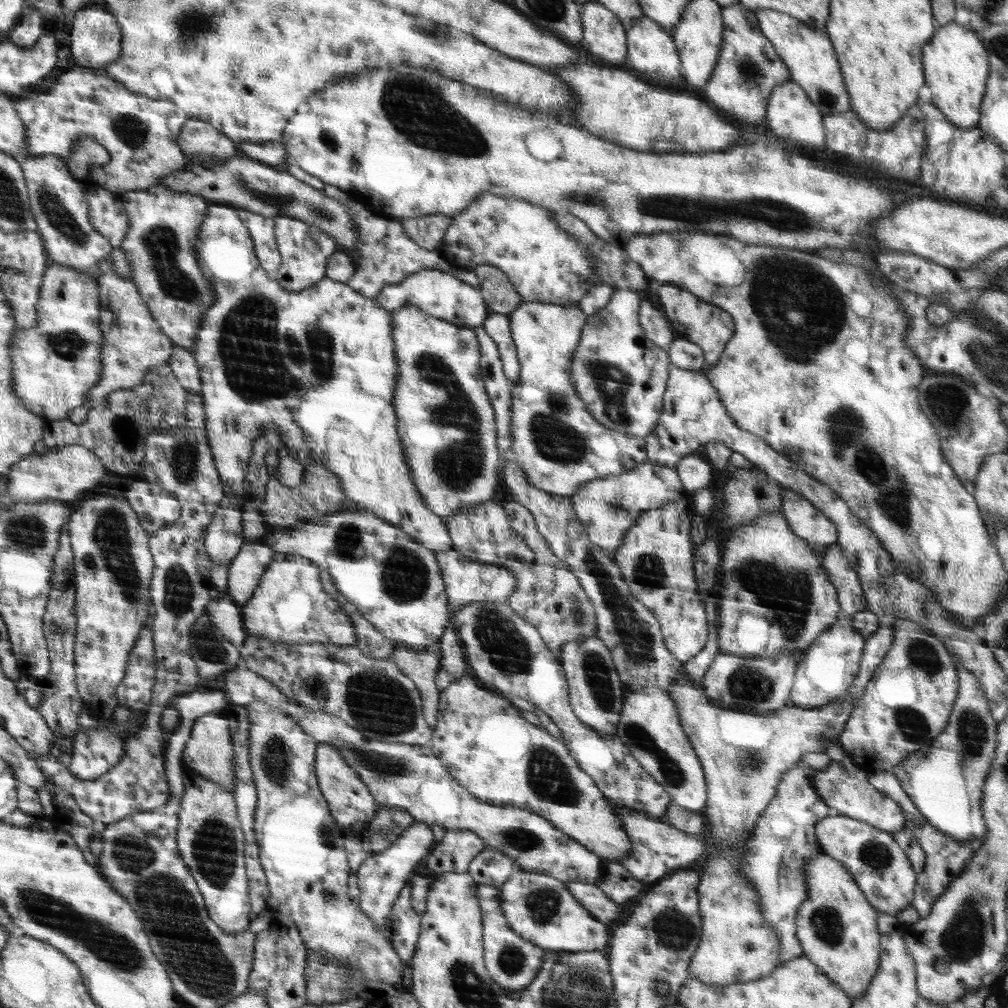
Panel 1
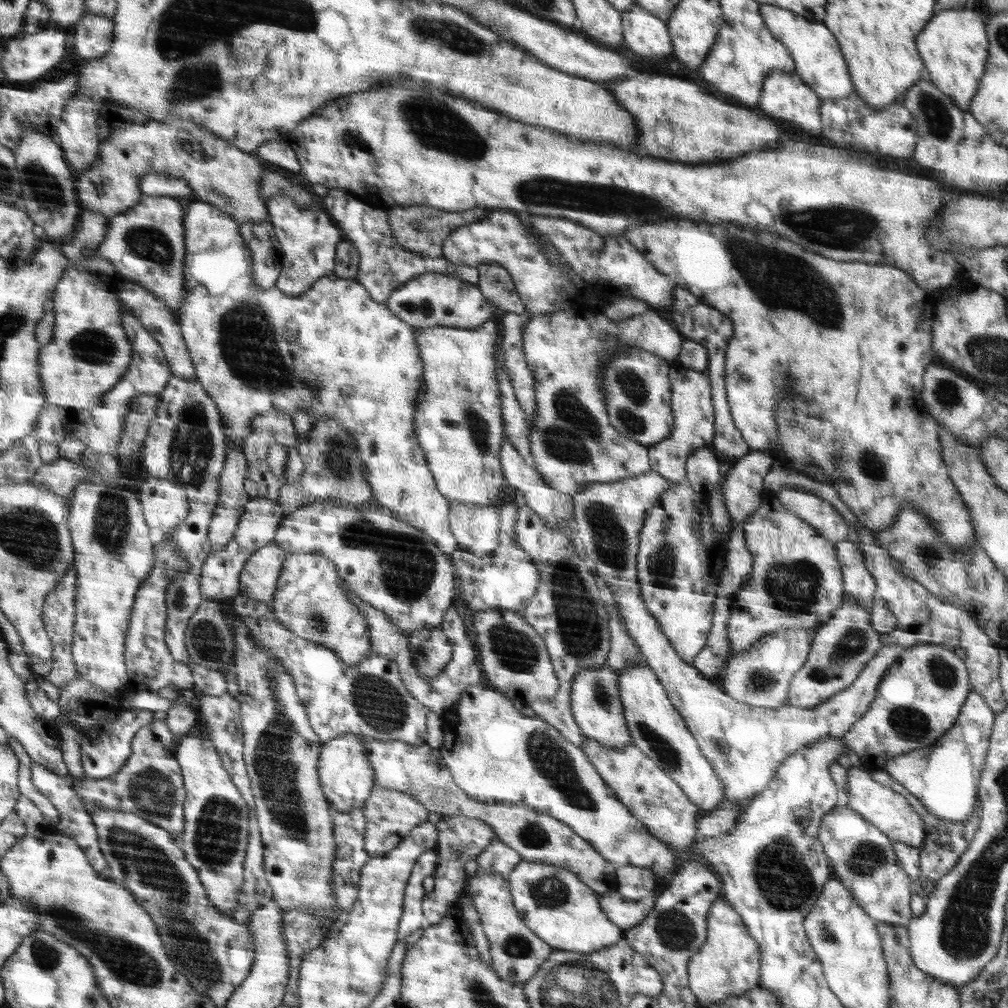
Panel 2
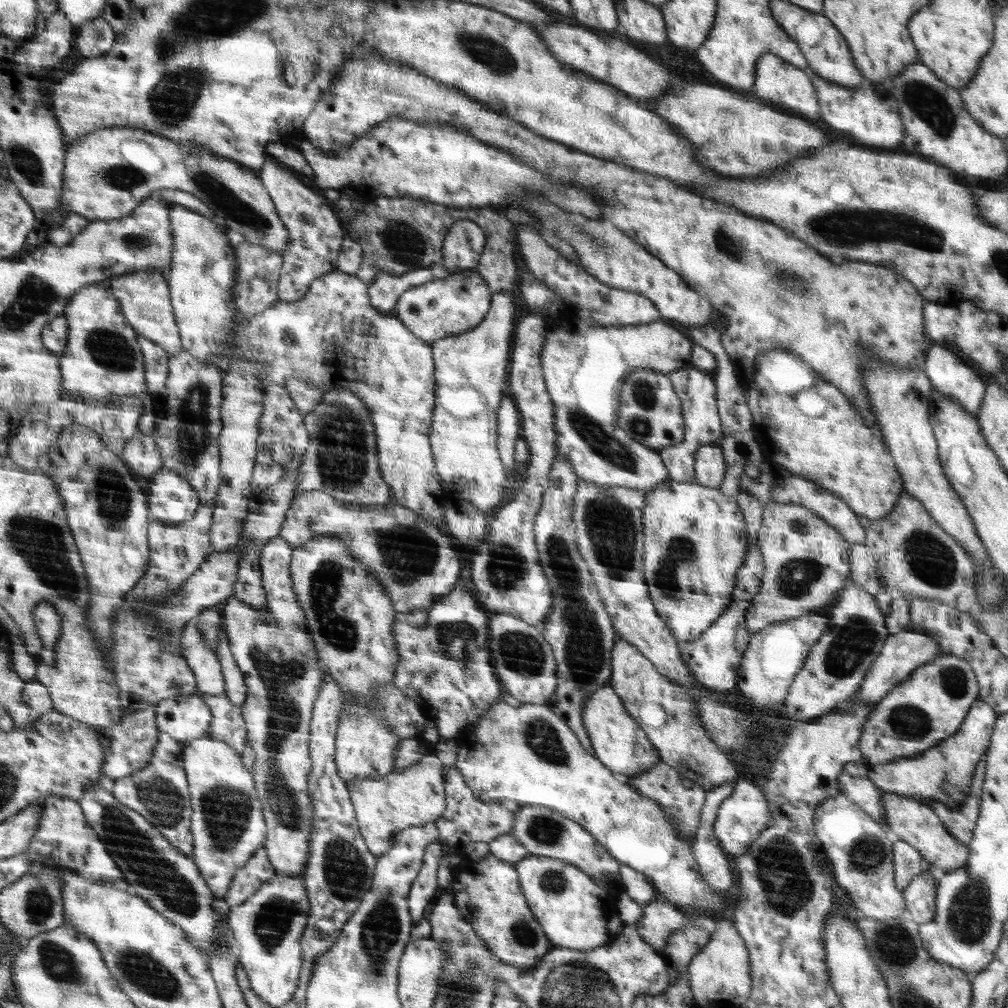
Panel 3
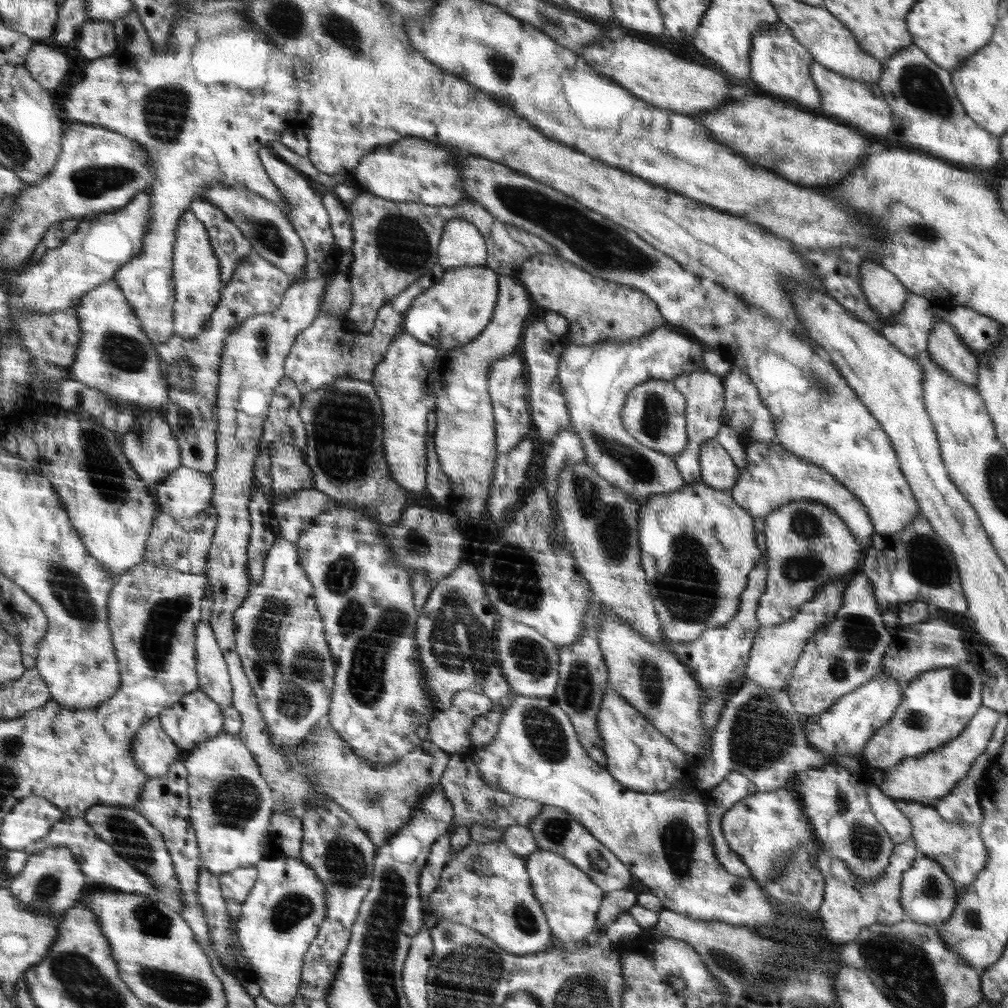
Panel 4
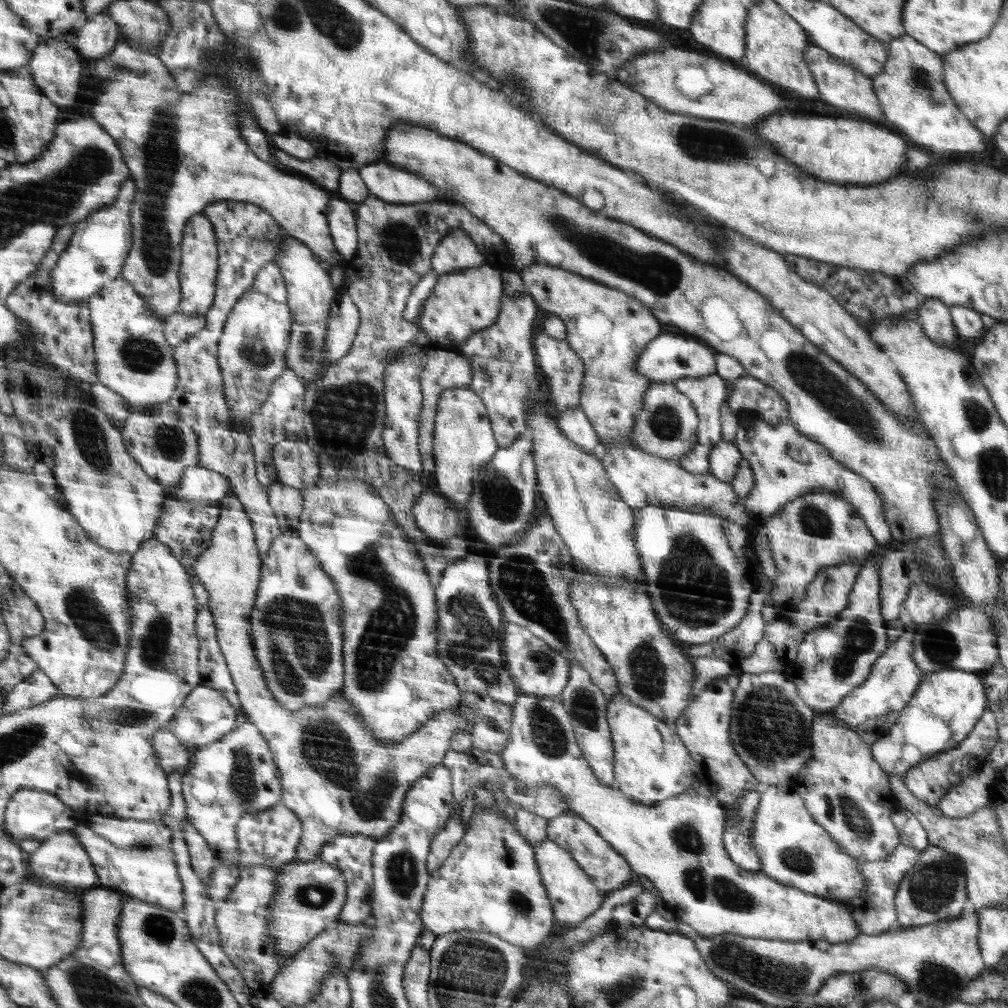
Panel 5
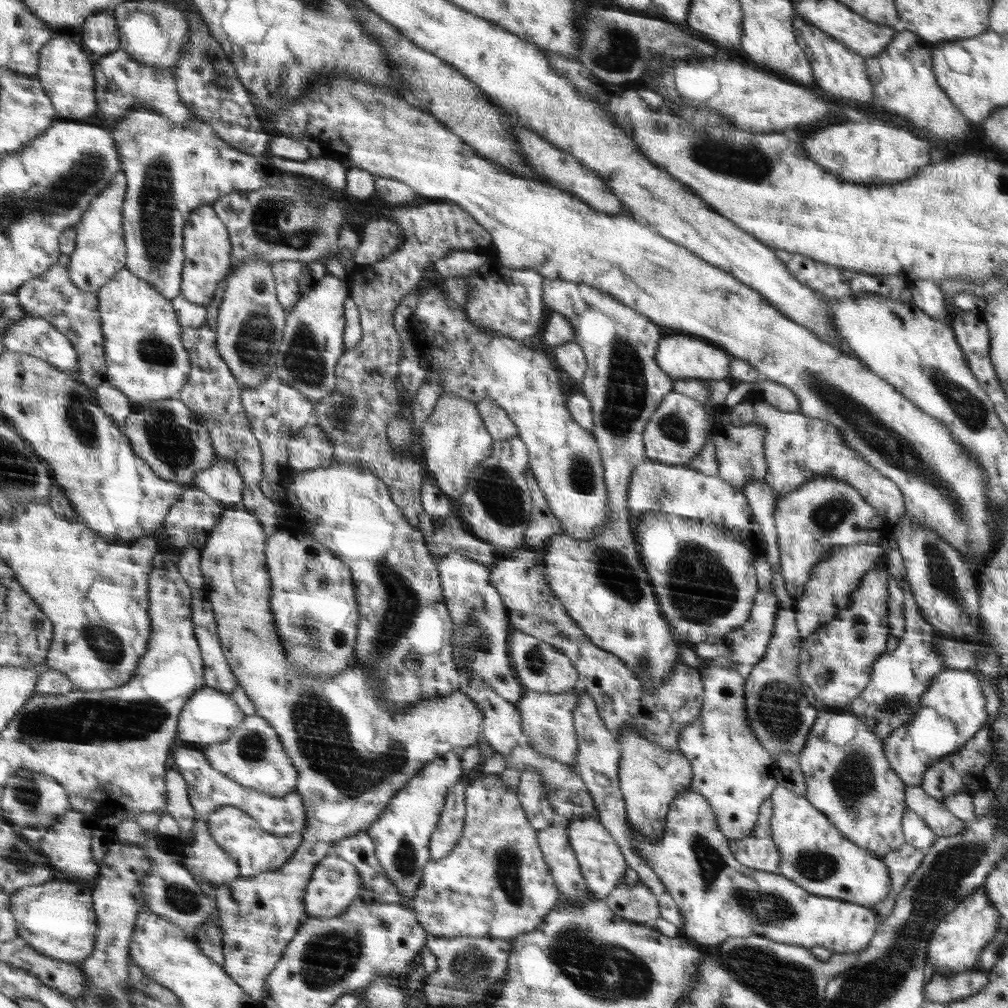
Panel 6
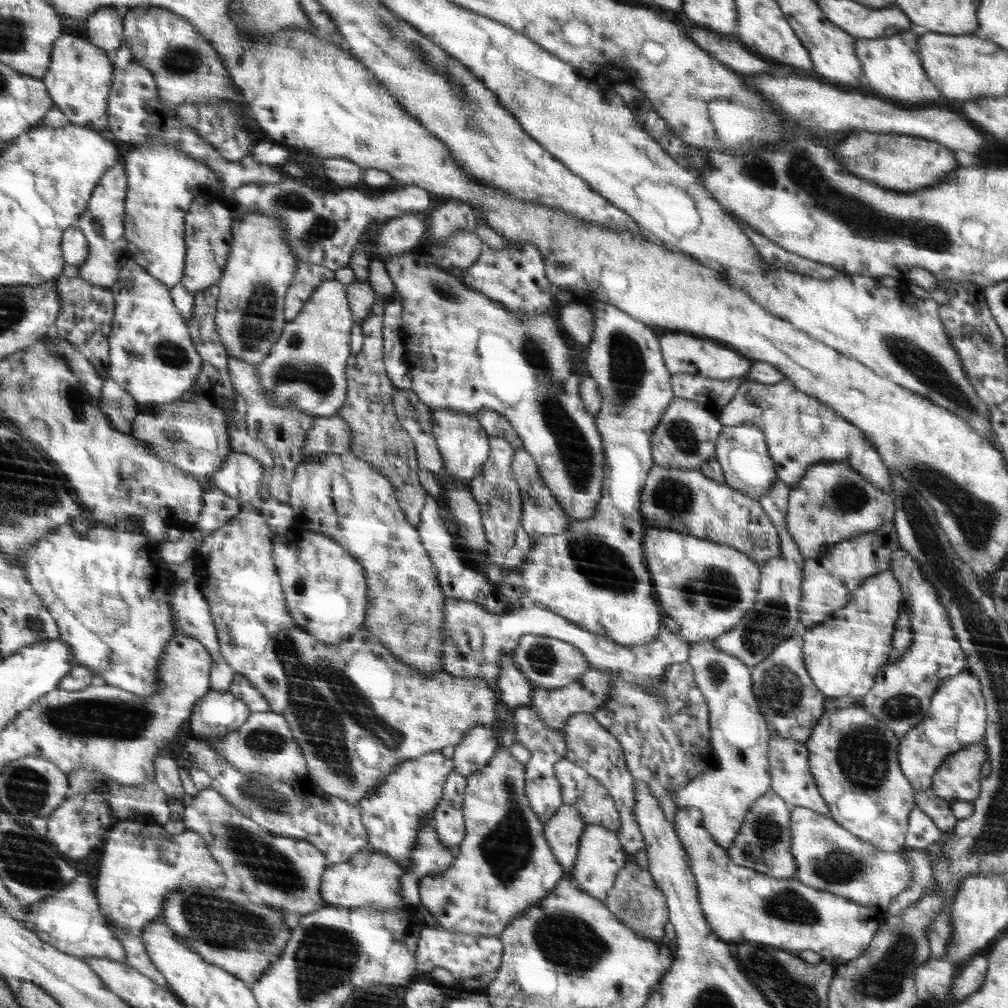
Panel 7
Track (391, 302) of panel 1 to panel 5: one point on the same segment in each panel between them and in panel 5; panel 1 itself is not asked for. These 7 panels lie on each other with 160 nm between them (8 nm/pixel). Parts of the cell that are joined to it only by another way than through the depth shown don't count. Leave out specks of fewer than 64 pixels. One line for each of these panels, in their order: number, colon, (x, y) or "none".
2: (431, 299)
3: (440, 308)
4: (454, 310)
5: (461, 304)

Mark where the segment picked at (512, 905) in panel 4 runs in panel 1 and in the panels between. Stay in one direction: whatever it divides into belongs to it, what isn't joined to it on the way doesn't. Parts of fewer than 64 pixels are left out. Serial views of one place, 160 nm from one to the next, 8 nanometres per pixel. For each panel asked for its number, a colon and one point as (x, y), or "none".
1: (513, 962)
2: (517, 953)
3: (488, 894)

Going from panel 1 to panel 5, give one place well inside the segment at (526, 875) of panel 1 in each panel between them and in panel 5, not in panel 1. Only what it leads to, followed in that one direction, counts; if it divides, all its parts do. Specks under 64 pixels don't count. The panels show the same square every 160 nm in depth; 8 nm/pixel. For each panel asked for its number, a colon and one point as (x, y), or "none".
2: (557, 906)
3: (572, 910)
4: (570, 899)
5: (574, 896)

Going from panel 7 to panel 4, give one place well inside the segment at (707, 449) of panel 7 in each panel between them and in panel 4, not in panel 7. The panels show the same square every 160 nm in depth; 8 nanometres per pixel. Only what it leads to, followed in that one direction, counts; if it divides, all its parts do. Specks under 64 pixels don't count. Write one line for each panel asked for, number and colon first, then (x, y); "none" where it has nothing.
4: (654, 413)
5: (666, 426)
6: (677, 431)

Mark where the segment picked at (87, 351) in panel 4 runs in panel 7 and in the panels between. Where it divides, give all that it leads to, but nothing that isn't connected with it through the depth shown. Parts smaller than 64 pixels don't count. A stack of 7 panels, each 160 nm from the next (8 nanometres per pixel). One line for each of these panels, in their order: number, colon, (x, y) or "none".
5: (134, 359)
6: (146, 358)
7: (152, 354)

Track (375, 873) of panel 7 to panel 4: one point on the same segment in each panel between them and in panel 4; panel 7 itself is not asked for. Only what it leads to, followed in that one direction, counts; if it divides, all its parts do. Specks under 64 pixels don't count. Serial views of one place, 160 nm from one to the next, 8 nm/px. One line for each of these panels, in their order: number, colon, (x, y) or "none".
4: (280, 917)
5: (310, 895)
6: (335, 884)

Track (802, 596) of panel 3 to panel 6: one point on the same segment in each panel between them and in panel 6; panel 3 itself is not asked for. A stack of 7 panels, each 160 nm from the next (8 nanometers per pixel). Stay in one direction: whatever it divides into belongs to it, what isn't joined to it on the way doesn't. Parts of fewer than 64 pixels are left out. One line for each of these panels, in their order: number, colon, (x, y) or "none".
4: (807, 545)
5: (820, 529)
6: (825, 513)

